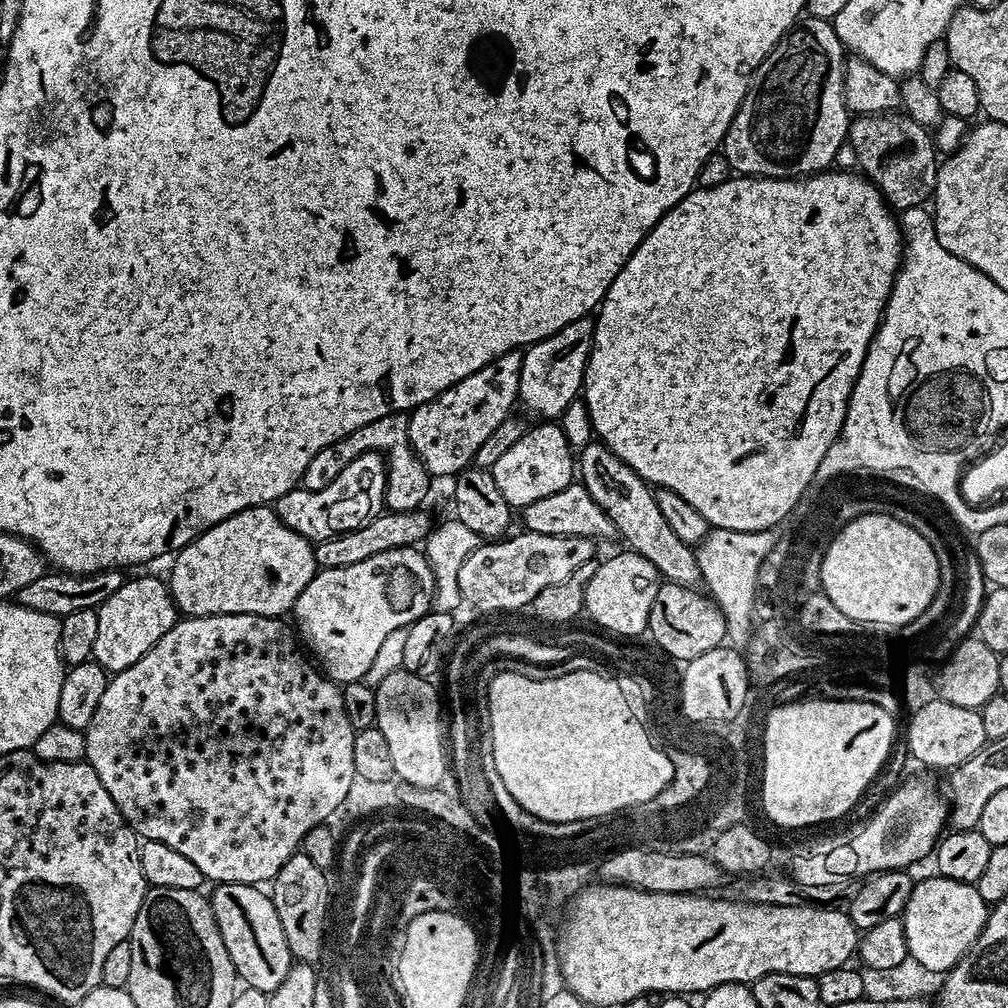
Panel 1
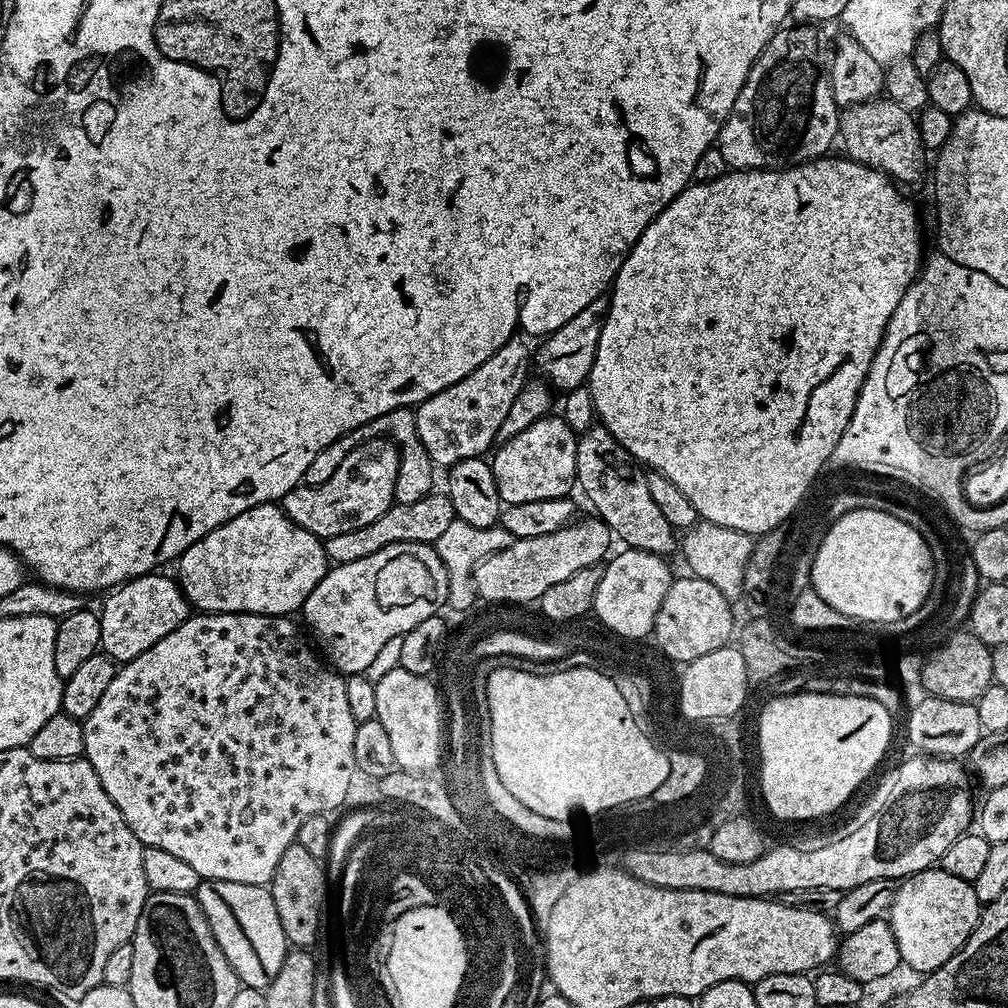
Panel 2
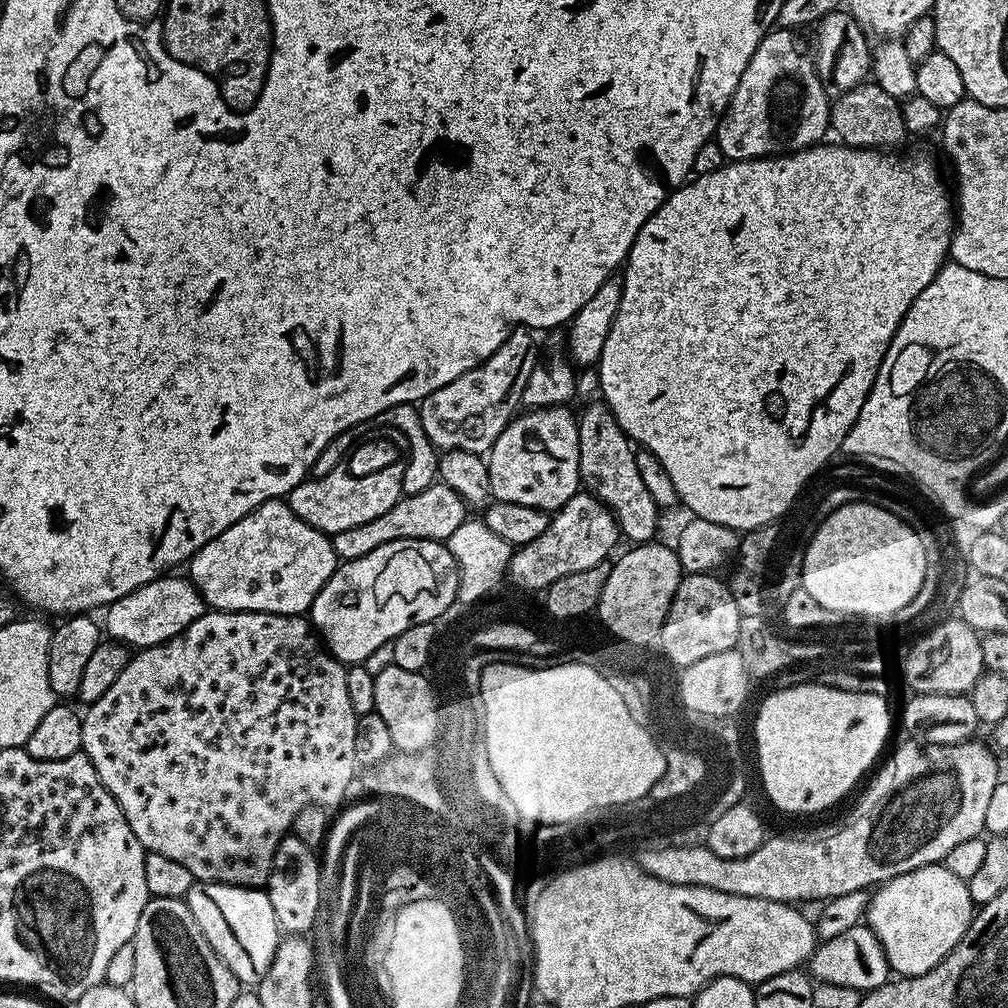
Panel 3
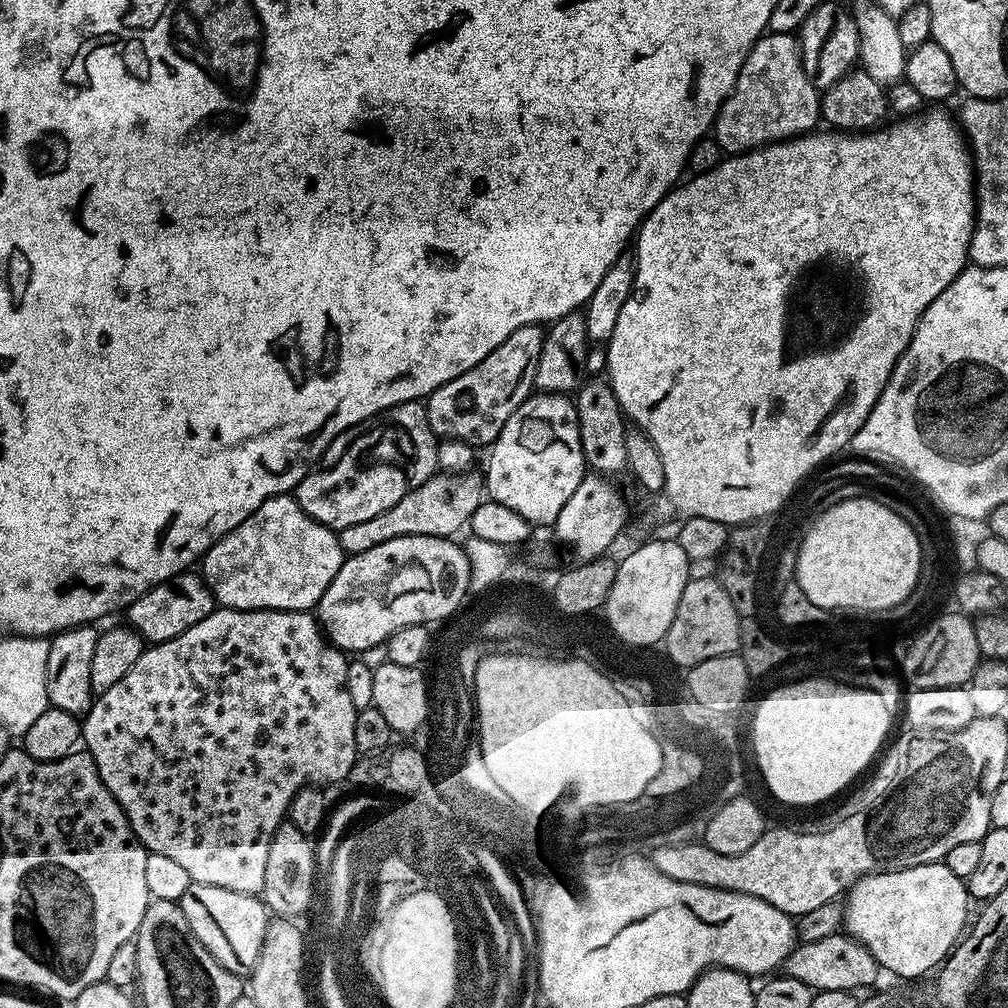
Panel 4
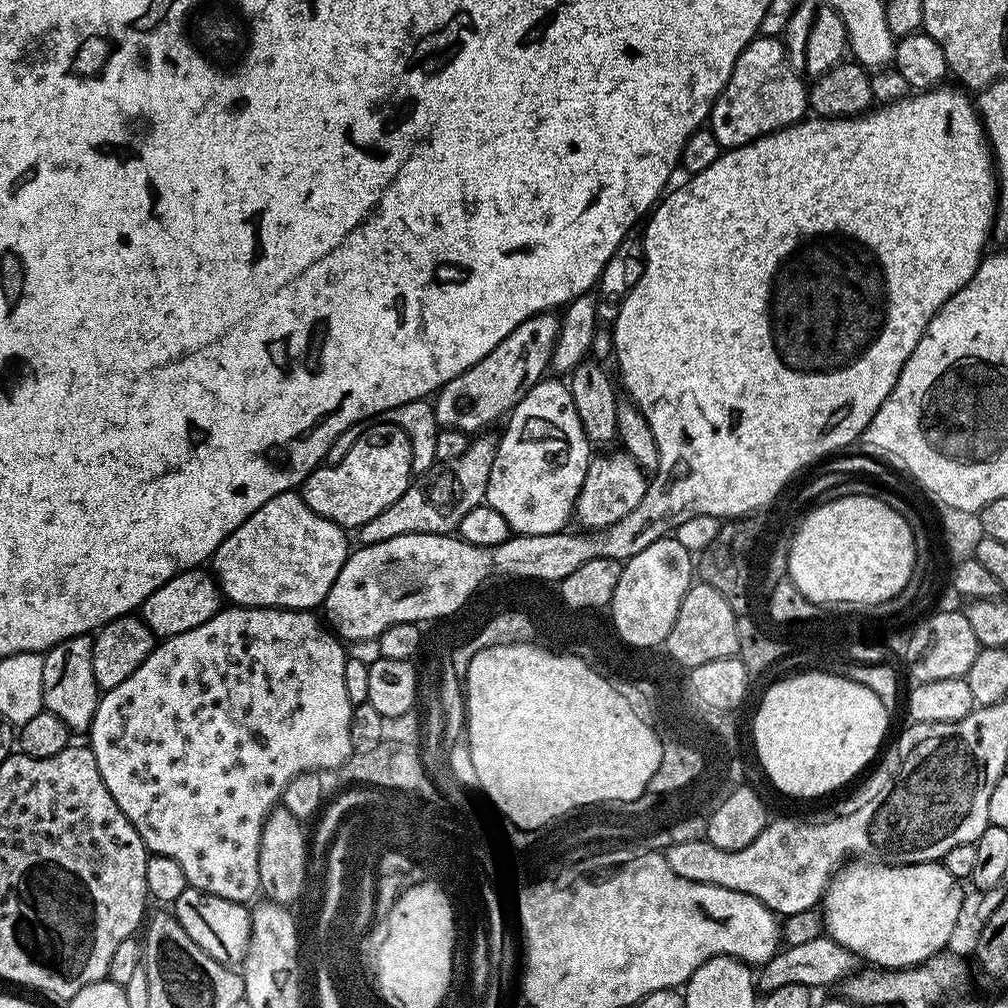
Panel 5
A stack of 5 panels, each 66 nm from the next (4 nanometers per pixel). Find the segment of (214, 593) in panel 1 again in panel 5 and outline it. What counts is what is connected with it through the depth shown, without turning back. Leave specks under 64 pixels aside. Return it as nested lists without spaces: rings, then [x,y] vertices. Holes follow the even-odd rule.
[[[293,490],[263,504],[238,530],[220,543],[210,561],[220,591],[233,605],[246,608],[316,610],[328,597],[334,578],[350,555],[345,529],[314,514]]]

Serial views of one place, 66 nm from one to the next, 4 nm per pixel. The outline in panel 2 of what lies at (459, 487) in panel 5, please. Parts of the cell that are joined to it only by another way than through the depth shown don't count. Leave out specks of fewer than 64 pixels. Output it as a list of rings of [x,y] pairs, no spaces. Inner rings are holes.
[[[430,494],[413,504],[393,503],[392,507],[382,514],[382,518],[374,518],[370,526],[362,526],[358,530],[346,530],[346,534],[334,534],[324,541],[324,549],[333,565],[346,562],[358,562],[358,558],[370,558],[370,554],[378,554],[386,546],[394,542],[418,542],[435,545],[437,538],[446,531],[450,522],[456,519],[454,506],[447,495]]]

